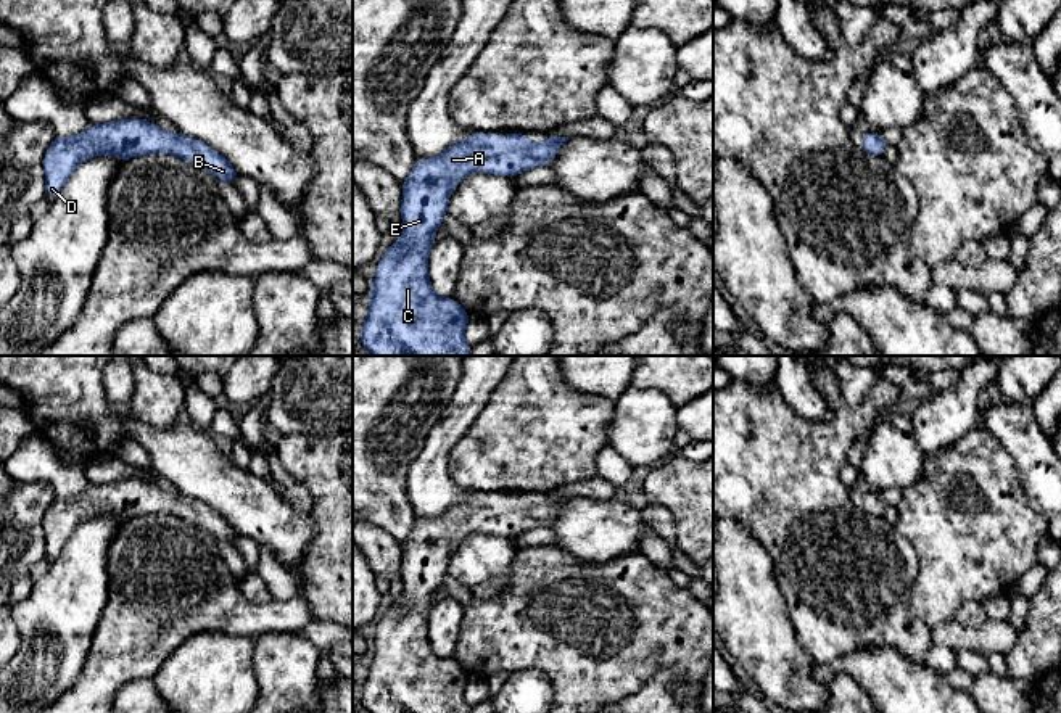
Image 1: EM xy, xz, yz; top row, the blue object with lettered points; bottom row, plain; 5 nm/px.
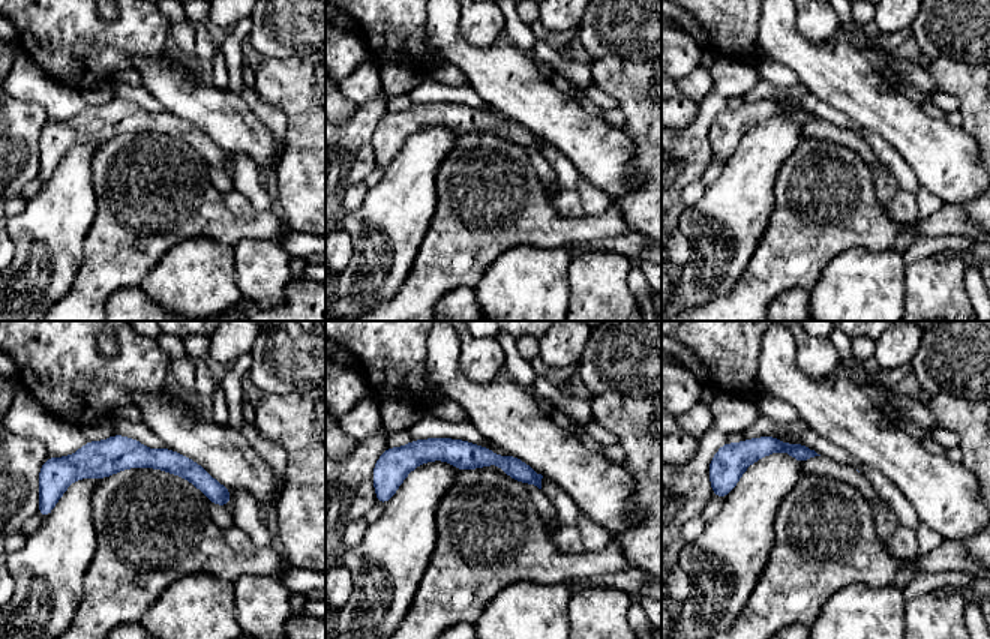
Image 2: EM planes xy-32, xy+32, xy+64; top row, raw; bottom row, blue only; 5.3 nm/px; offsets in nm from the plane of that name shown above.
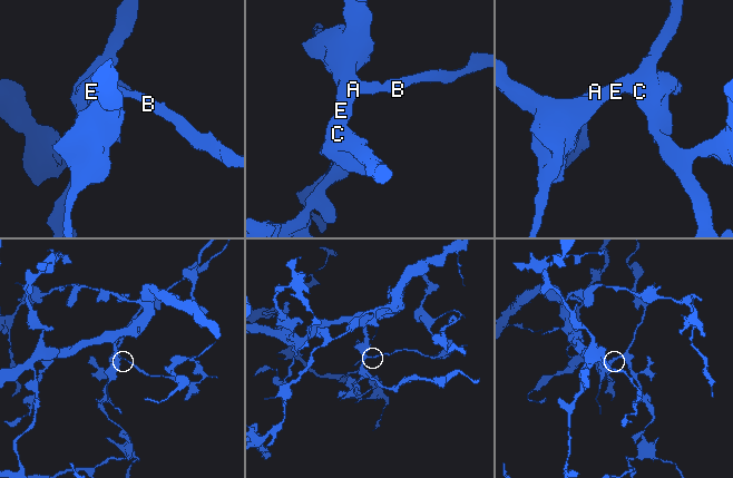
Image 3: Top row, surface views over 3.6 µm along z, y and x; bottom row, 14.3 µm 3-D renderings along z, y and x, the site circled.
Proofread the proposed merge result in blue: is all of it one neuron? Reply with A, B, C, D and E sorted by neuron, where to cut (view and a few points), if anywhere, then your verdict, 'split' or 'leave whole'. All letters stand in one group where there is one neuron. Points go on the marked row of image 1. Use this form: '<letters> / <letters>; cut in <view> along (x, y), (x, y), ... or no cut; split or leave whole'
A B C D E; no cut; leave whole

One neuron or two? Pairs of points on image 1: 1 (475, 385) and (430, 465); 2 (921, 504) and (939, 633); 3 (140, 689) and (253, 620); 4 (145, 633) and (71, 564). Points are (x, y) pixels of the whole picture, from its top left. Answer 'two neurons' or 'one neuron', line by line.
1: one neuron
2: two neurons
3: two neurons
4: two neurons

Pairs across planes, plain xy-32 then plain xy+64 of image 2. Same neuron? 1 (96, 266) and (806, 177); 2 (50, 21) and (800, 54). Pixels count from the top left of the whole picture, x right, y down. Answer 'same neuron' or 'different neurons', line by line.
1: same neuron
2: different neurons

